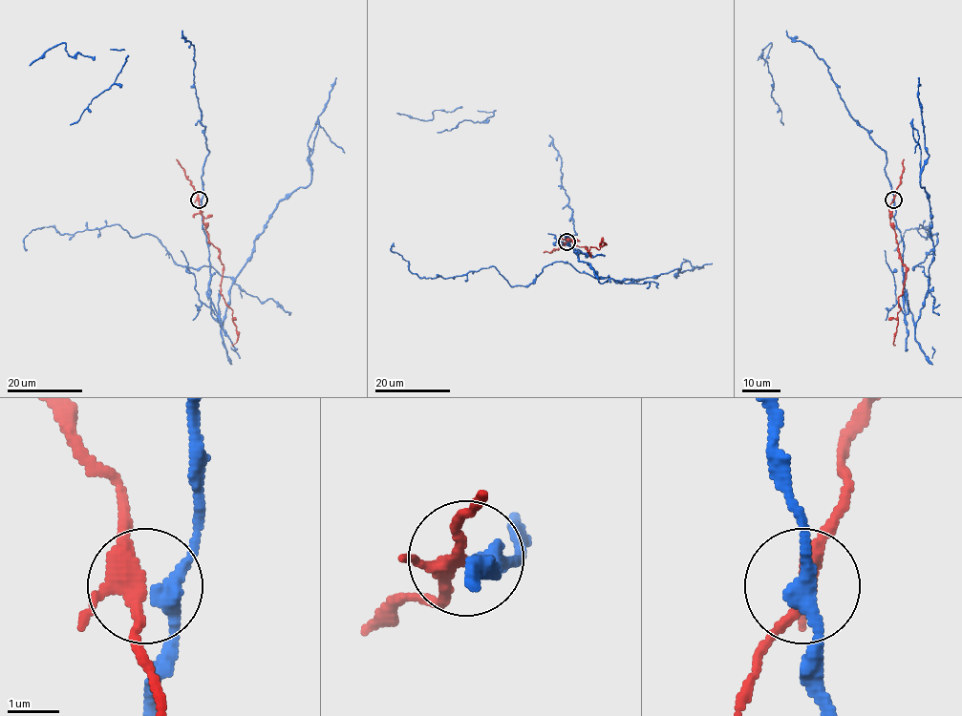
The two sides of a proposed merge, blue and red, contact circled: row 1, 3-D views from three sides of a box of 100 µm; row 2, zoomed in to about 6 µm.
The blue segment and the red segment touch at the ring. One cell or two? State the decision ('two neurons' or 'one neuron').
two neurons

